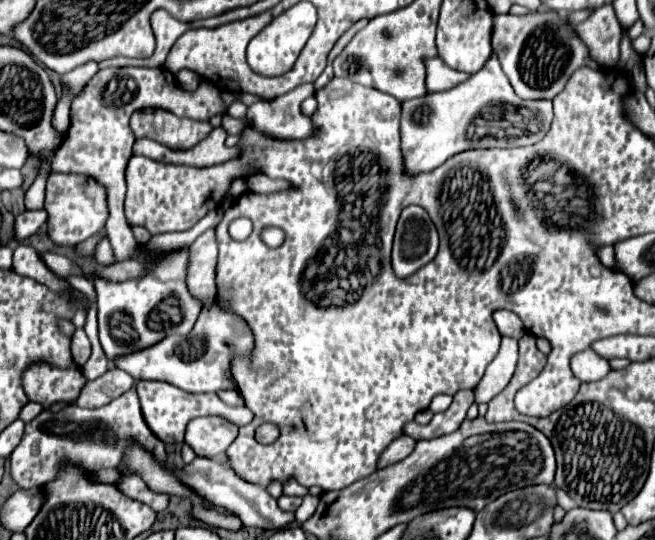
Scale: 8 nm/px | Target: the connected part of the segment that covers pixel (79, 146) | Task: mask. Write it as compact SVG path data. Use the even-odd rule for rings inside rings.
M113 68L99 70L85 88L71 100L71 124L65 134L63 144L51 158L51 168L55 172L75 172L87 174L101 184L107 184L109 190L109 220L105 224L105 232L113 246L117 260L127 260L137 240L127 224L123 214L123 198L125 198L125 168L129 158L133 156L135 136L129 128L129 118L135 110L141 108L163 108L173 112L175 116L185 116L191 120L209 120L217 112L221 112L221 96L219 90L201 82L197 90L187 92L181 90L175 82L175 76L163 68ZM219 98L219 110L217 110Z

